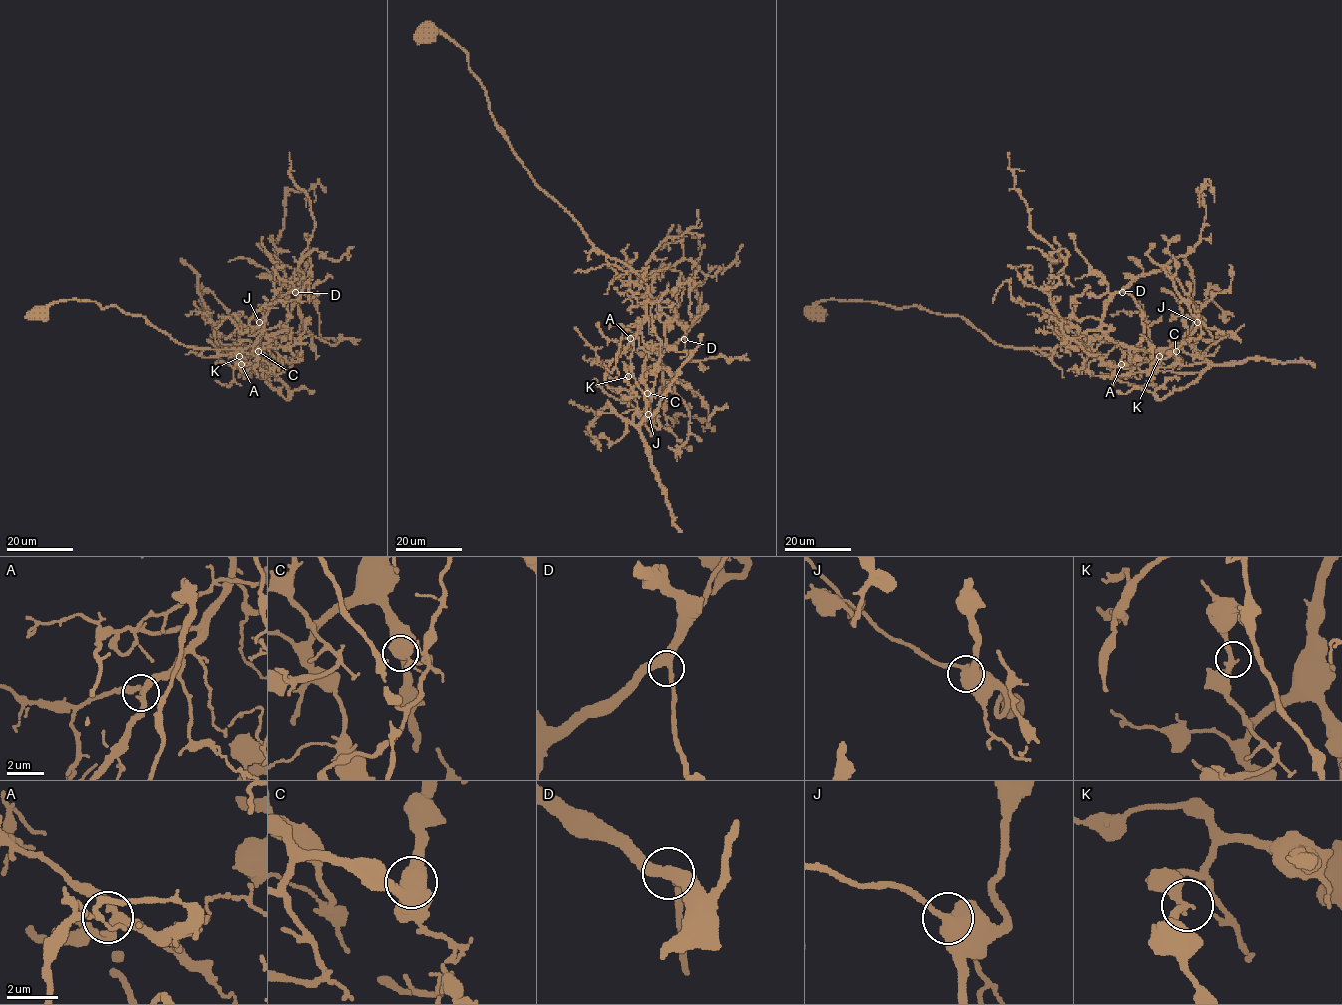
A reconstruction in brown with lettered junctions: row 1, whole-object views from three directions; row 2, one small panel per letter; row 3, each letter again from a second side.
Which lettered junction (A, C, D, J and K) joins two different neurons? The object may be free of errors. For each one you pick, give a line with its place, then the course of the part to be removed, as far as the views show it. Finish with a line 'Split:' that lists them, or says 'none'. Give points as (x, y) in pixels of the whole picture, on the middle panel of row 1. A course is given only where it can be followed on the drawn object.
K: Place: (628, 376). Course of the part to remove: (628, 376), (628, 367), (644, 397), (645, 418), (637, 426), (608, 402), (598, 412), (569, 402)
Split: K

